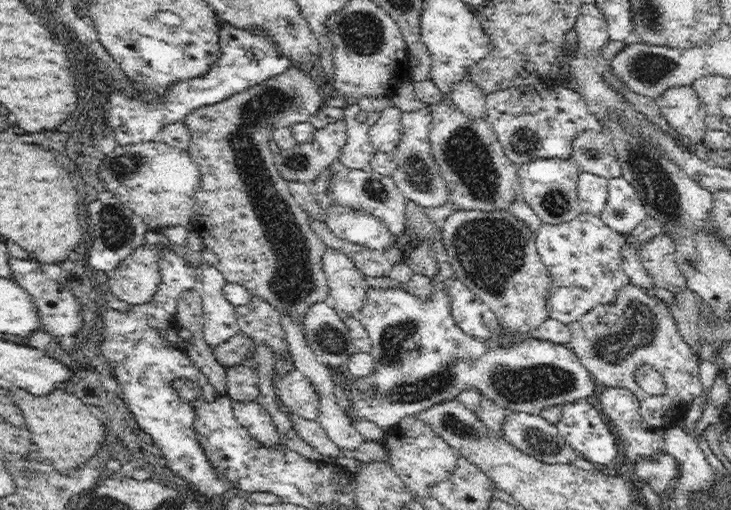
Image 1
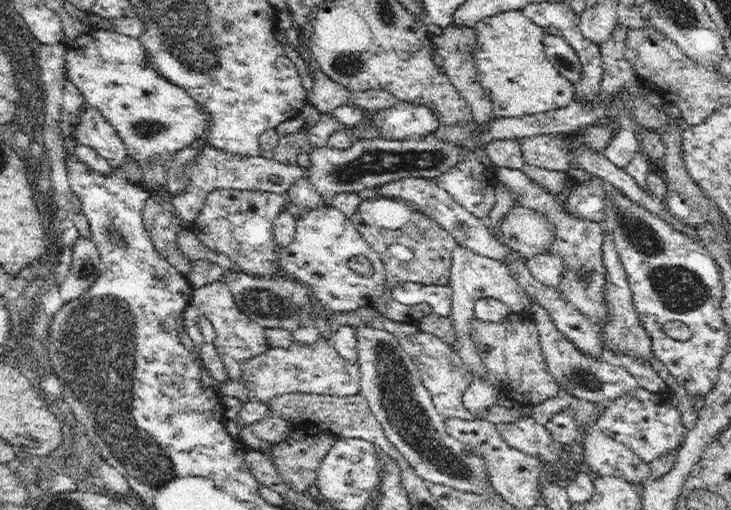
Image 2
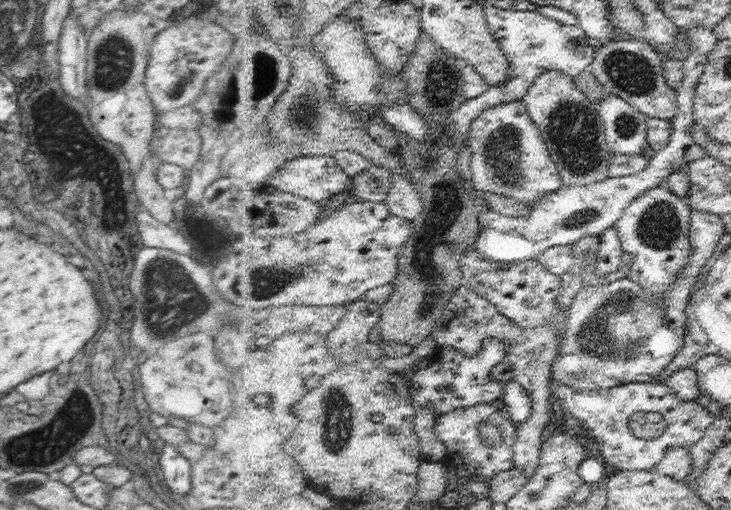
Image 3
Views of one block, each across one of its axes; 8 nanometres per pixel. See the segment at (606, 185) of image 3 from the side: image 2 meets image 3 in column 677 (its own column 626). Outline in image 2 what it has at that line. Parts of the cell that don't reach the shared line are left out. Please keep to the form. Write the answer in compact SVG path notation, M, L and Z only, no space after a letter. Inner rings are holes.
M628 115L620 116L620 130L612 144L606 148L604 156L616 167L622 170L634 160L634 156L642 149L638 127Z

